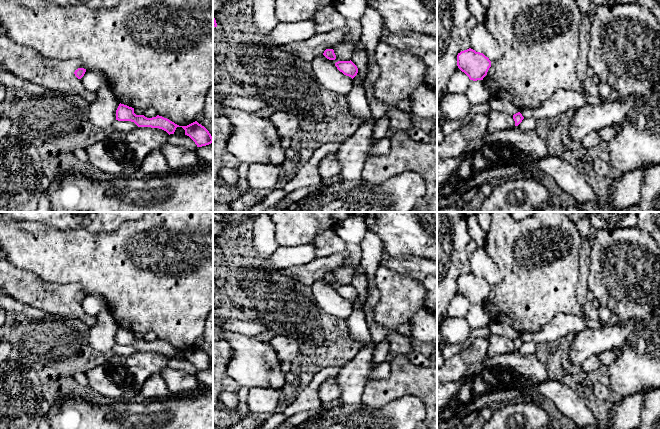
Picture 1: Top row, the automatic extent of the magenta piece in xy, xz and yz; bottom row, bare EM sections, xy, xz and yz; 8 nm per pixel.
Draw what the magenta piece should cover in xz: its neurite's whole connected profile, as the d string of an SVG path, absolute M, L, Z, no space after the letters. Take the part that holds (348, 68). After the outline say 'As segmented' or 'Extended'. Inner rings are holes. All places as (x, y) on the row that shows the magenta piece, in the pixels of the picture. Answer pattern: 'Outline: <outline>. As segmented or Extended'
Outline: M338 61L335 63L337 69L342 72L344 75L351 77L352 79L357 75L358 68L357 66L350 61Z. As segmented

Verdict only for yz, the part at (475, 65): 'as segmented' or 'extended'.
as segmented

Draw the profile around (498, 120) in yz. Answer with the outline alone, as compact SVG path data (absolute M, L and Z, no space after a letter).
M491 110L488 115L490 118L490 123L487 128L488 132L495 132L498 130L515 127L513 116L507 113Z

